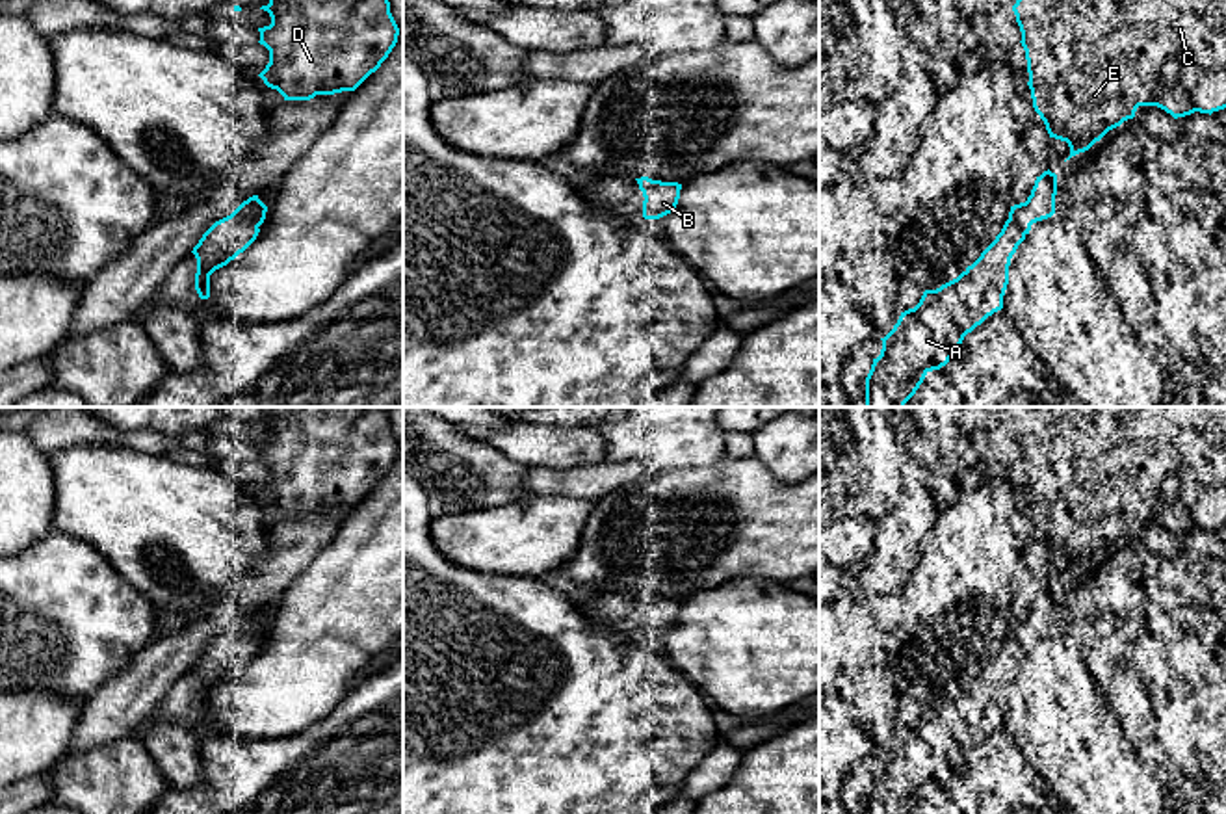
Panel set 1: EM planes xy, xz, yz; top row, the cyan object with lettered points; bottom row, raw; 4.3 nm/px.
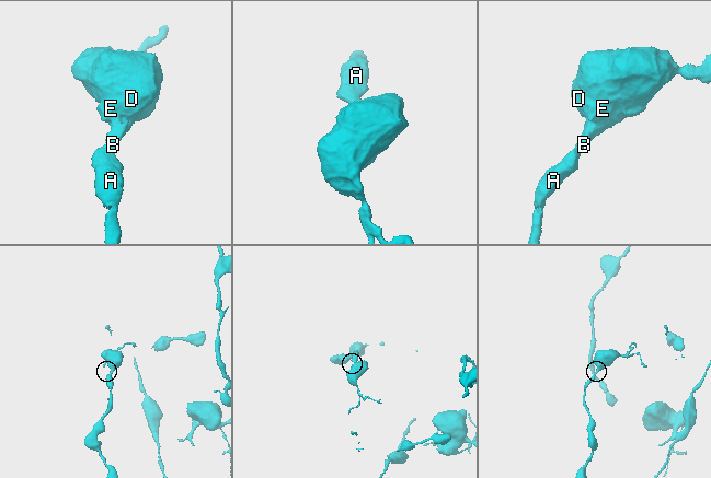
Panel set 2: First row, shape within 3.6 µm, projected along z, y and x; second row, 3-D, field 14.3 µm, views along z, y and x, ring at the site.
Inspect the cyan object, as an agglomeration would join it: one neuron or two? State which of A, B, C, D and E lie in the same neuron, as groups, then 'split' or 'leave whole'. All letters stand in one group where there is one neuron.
A B C D E | leave whole

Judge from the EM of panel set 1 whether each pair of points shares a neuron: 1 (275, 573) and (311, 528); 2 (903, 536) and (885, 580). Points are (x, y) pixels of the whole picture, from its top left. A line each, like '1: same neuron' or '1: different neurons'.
1: same neuron
2: same neuron

